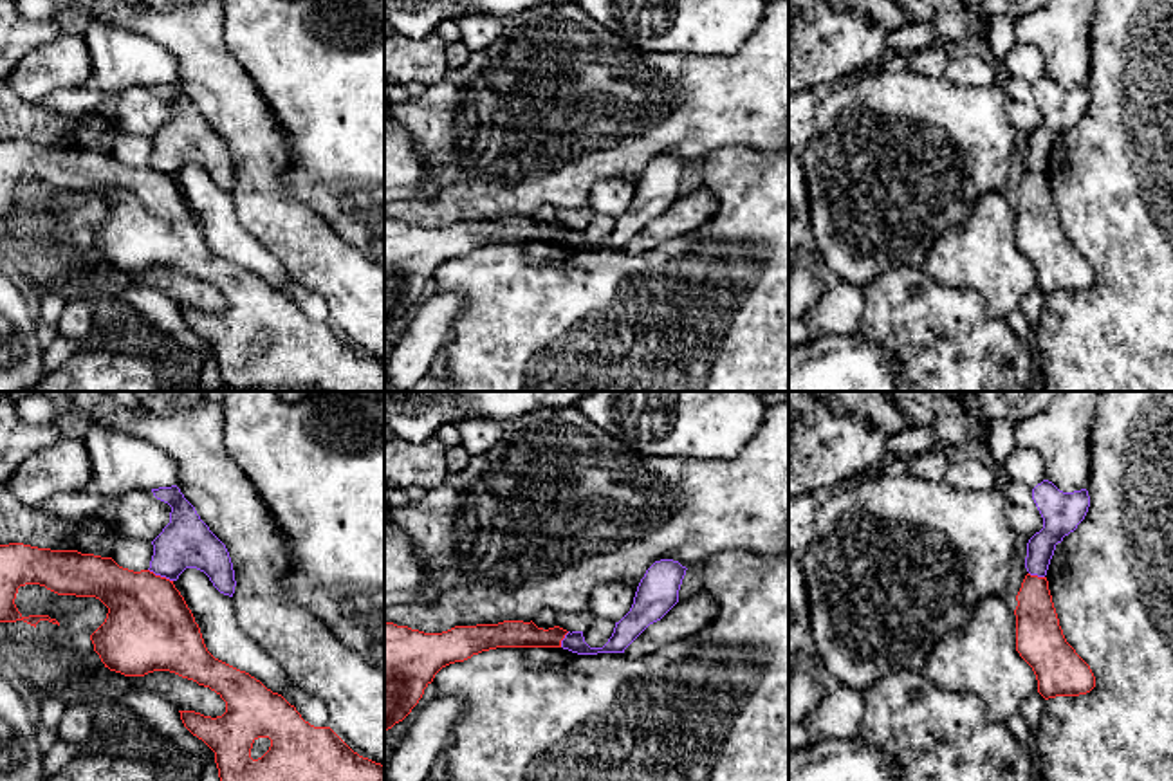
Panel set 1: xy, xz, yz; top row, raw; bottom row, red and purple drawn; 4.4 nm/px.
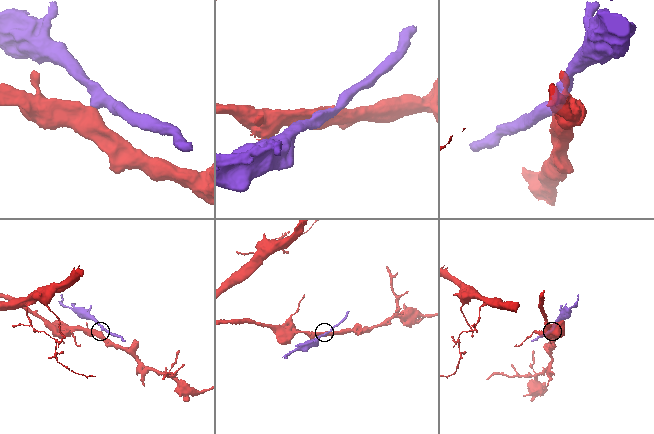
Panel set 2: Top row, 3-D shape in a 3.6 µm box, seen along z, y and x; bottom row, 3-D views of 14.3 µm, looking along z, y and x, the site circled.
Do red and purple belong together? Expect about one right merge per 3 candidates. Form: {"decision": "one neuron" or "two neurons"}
{"decision": "two neurons"}

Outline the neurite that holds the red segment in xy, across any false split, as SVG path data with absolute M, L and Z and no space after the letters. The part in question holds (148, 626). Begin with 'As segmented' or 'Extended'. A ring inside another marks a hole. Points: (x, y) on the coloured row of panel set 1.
As segmented. M0 545L0 622L23 620L36 628L40 620L49 620L60 626L49 615L23 617L18 611L14 599L18 588L25 584L40 584L58 595L96 597L108 608L105 622L90 640L110 671L125 676L170 671L209 687L226 702L226 712L217 718L179 711L184 727L215 752L220 781L384 781L384 765L354 752L330 727L305 721L294 705L249 673L215 658L173 581L78 550ZM258 738L269 738L271 747L262 758L253 759L251 749Z

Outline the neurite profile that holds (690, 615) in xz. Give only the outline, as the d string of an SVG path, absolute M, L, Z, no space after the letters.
M707 592L679 601L660 620L650 624L623 655L642 658L659 651L660 648L684 640L698 633L718 613L718 604Z

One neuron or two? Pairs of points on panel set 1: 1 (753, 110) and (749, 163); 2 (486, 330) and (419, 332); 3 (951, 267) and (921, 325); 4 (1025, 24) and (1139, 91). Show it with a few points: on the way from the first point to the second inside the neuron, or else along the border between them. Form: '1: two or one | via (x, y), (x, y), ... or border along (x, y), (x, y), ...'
1: two | border along (769, 150), (719, 147), (710, 154)
2: two | border along (459, 291), (464, 312), (453, 323), (439, 363)
3: two | border along (921, 267), (941, 282), (968, 285), (984, 298)
4: two | border along (1094, 20), (1089, 49), (1089, 80), (1085, 83)

